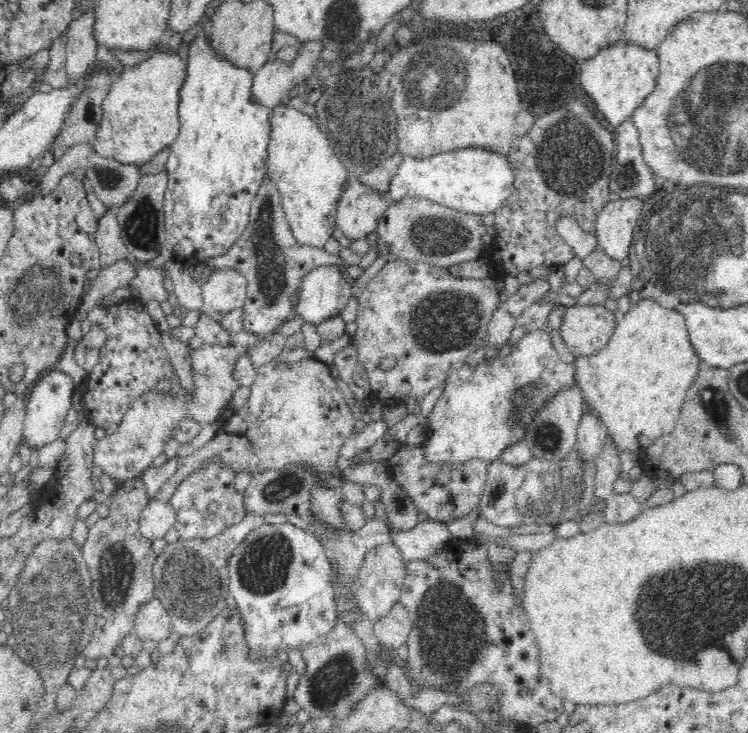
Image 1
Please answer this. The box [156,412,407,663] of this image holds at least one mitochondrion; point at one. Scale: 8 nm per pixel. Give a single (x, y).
(192, 567)

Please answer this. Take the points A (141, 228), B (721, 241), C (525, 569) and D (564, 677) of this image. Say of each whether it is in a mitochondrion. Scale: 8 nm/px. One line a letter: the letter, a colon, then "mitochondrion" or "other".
A: mitochondrion
B: mitochondrion
C: other
D: other

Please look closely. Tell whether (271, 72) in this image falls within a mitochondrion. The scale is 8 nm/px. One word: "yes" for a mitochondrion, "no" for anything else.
no

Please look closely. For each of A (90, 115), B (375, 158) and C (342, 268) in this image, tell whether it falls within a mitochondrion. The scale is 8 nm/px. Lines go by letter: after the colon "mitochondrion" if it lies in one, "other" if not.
A: other
B: mitochondrion
C: other

